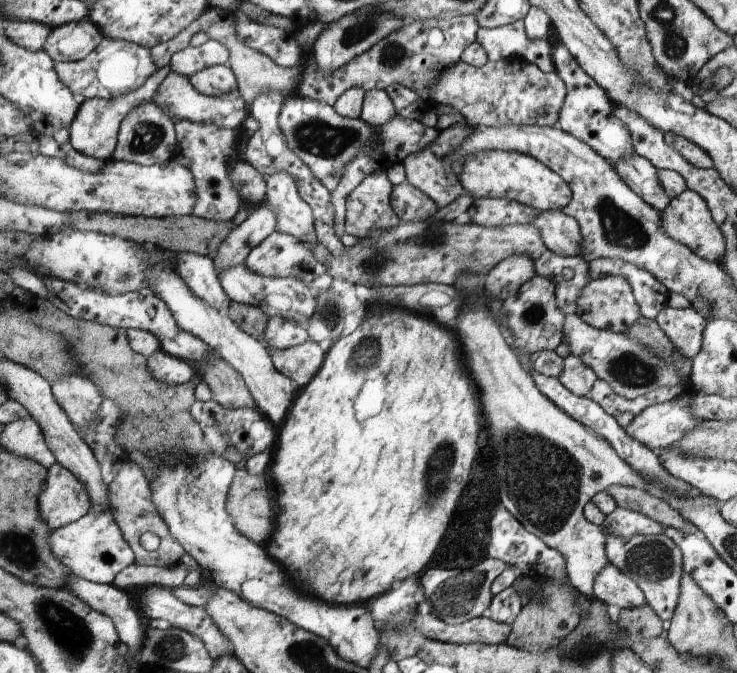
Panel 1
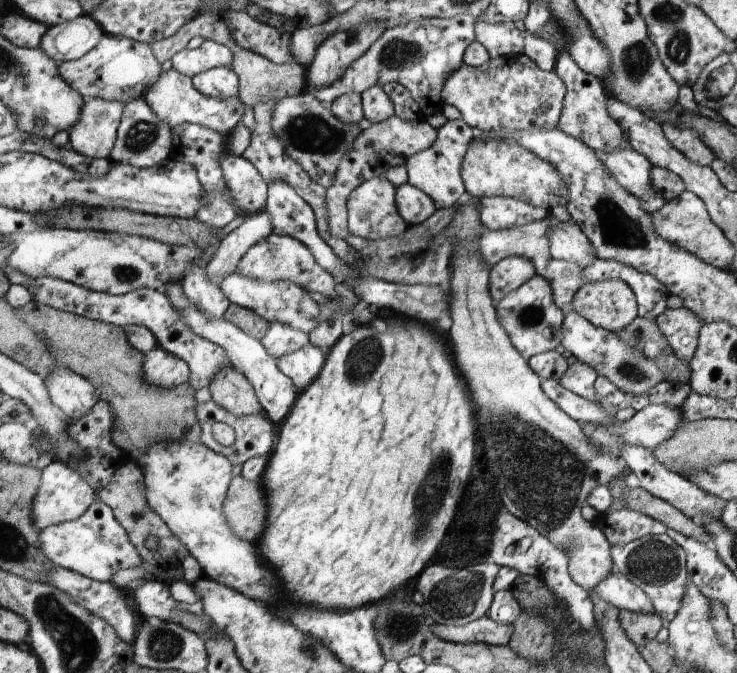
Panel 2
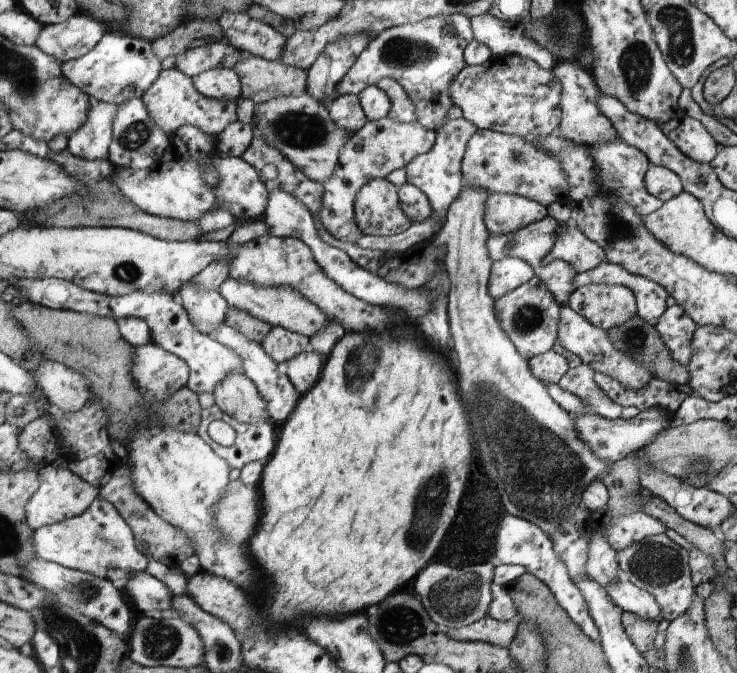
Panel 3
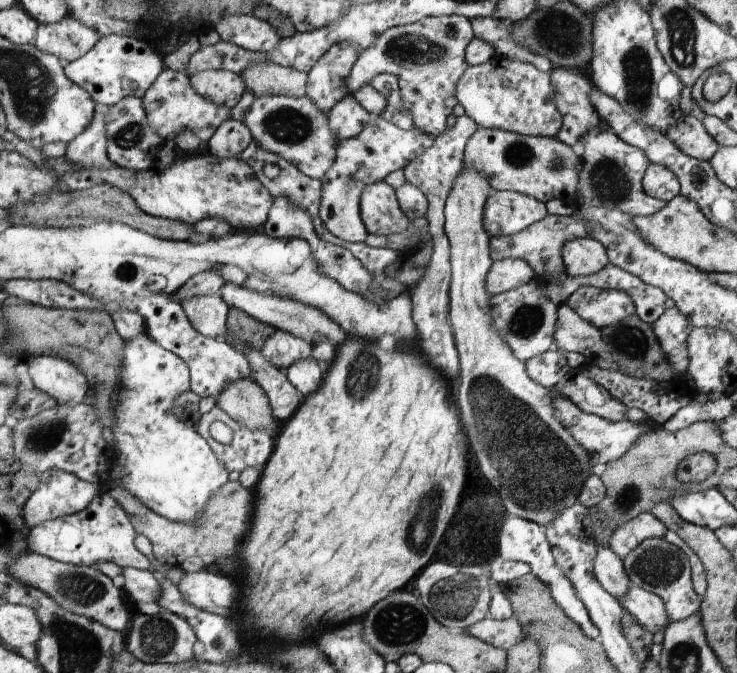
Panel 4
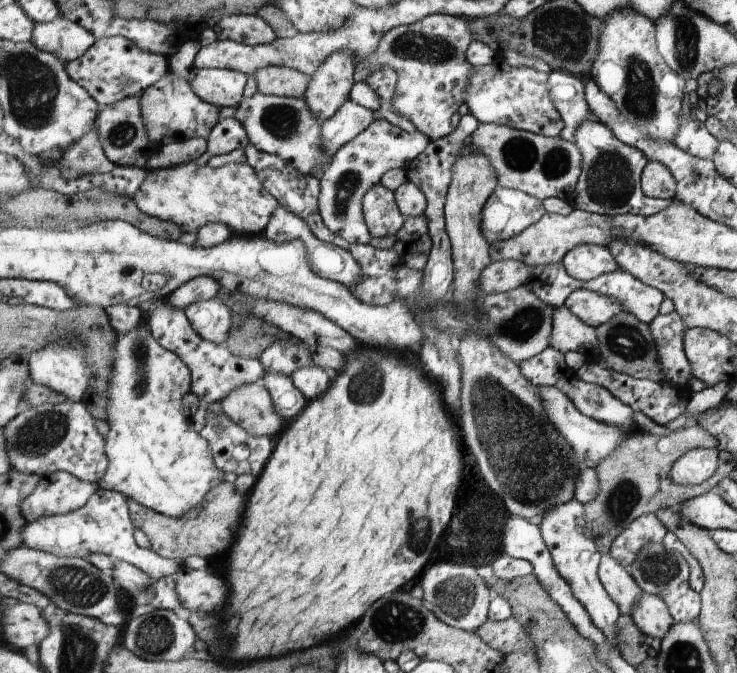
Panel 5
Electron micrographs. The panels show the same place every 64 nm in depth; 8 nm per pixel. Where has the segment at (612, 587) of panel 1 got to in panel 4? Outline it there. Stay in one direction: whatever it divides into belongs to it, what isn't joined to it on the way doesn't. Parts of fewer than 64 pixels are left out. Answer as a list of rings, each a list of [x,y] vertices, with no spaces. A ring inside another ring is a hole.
[[[631,586],[628,594],[619,599],[625,610],[629,611],[643,628],[655,634],[665,630],[673,622],[666,602],[658,595],[641,587]]]

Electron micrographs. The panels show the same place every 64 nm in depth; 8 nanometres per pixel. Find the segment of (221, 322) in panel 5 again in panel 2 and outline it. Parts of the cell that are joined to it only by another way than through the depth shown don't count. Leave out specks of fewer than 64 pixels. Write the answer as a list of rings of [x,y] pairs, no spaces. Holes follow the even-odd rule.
[[[195,264],[181,280],[187,298],[210,319],[223,319],[230,300],[220,286],[214,285],[206,276],[206,267]]]

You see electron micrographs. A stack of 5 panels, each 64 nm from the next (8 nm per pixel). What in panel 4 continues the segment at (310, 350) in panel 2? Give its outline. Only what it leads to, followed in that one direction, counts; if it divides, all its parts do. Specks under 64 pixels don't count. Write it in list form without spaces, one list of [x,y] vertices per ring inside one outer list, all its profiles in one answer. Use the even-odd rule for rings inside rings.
[[[309,358],[290,366],[286,371],[290,381],[308,397],[324,384],[327,372],[315,359]]]

